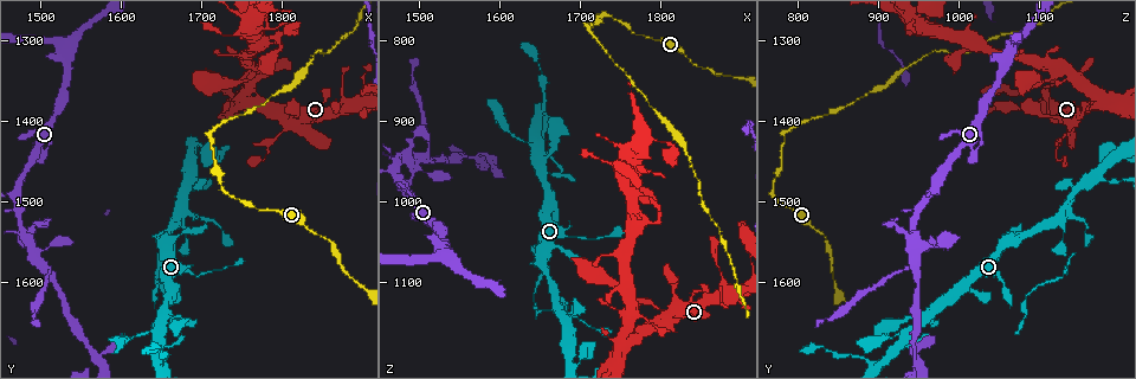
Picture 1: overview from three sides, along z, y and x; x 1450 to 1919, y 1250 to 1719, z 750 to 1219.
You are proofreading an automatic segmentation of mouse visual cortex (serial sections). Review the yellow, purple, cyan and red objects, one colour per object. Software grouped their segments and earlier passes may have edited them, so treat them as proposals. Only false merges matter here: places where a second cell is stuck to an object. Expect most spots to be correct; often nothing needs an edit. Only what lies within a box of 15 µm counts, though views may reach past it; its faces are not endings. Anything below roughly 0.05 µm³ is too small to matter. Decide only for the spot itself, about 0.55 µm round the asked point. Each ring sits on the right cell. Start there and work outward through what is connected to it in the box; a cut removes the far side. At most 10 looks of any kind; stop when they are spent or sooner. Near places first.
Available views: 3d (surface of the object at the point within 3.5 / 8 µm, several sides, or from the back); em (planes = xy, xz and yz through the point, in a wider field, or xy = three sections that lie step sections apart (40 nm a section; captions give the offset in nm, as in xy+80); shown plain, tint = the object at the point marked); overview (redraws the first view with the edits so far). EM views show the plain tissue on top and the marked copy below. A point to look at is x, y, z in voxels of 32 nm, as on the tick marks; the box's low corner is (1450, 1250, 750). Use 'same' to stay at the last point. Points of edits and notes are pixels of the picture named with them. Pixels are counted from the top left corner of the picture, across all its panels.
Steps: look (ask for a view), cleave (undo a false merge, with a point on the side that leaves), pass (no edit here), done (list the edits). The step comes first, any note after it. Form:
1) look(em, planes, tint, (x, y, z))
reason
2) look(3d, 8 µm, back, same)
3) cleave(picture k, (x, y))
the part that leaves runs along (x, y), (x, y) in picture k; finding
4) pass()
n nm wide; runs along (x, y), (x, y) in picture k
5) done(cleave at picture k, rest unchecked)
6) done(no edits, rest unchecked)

look(3d, 3.5 µm, (1855, 1550, 835))
thin neck

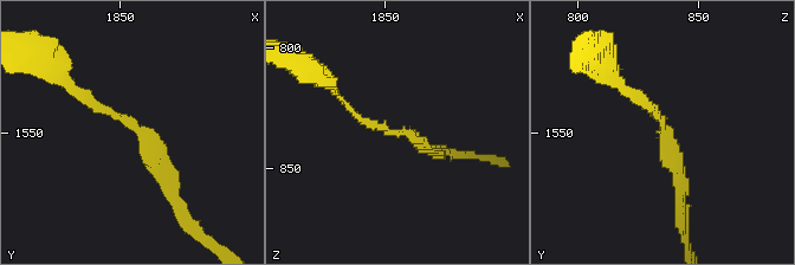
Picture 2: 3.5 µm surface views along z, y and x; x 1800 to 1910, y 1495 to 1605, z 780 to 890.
look(em, xy, step 1, tint, (1855, 1547, 835))
arms of 100, 200 nm

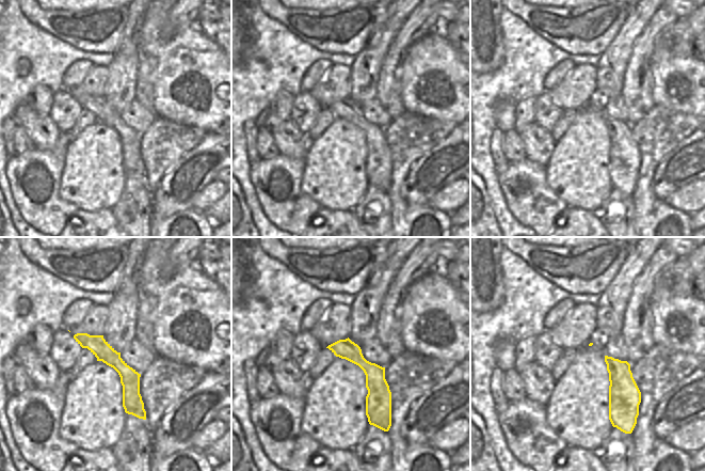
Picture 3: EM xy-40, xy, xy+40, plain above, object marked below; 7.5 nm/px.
pass()
runs along (76, 90), (148, 137), (170, 188) in picture 2; all the same cell

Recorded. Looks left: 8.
look(3d, 8 µm, back, (1670, 1520, 1120))
thin neck

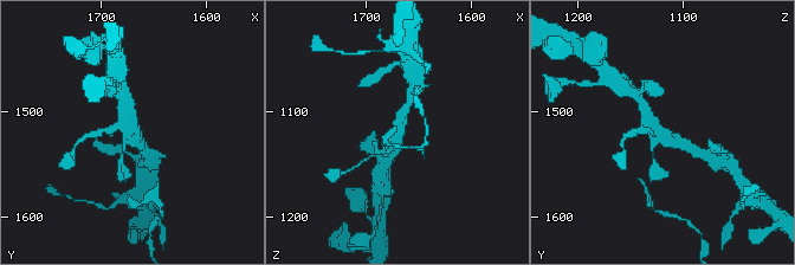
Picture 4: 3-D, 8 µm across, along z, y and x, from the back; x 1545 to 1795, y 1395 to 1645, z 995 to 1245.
look(3d, 3.5 µm, (1670, 1526, 1120))

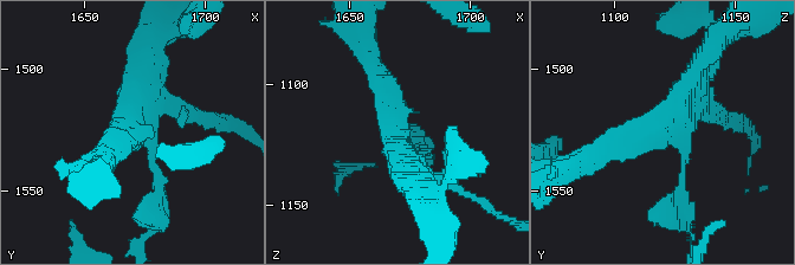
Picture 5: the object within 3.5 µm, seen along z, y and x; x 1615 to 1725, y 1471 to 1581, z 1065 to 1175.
look(em, xy, step 3, tint, (1669, 1523, 1120))
4 arms; arms of 100, 250, 300, 300 nm; shape alone is not enough

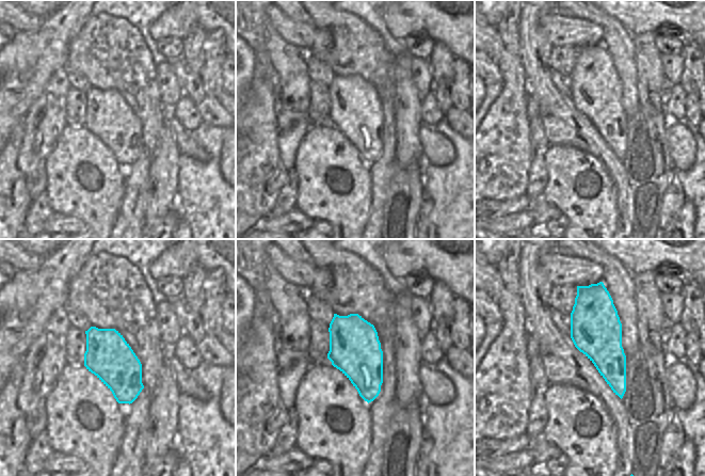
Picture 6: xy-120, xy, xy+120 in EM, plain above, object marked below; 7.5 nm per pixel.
pass()
runs along (596, 155), (658, 130), (700, 62) in picture 5; all the same cell

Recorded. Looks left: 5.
look(em, xy, step 3, tint, (1495, 1525, 915))
sharp bend

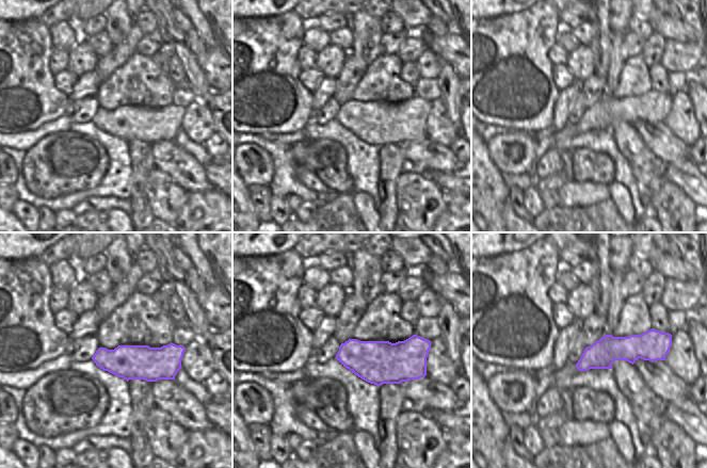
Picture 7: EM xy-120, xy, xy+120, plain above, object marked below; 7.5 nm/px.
look(3d, 3.5 µm, same)

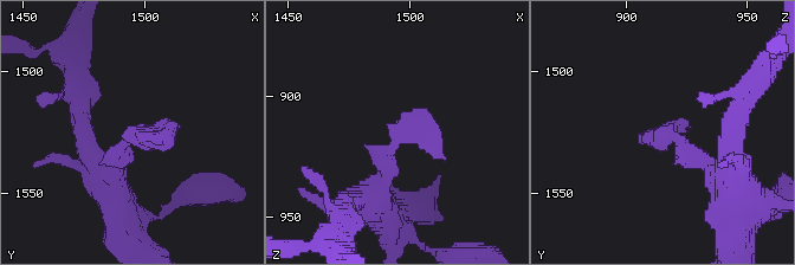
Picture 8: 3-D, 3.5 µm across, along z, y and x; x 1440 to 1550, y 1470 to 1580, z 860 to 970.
pass()
runs along (181, 349), (166, 359), (96, 359) in picture 7; all the same cell

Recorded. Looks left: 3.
look(3d, 8 µm, back, (1505, 1580, 945))
two arms in line, one across

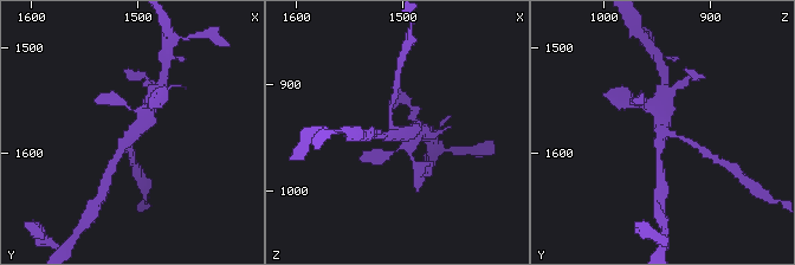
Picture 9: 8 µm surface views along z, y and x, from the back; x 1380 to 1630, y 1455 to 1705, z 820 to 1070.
look(em, xy, step 2, tint, (1504, 1582, 946))
3 arms; arms of 150, 200, 400 nm; now the EM

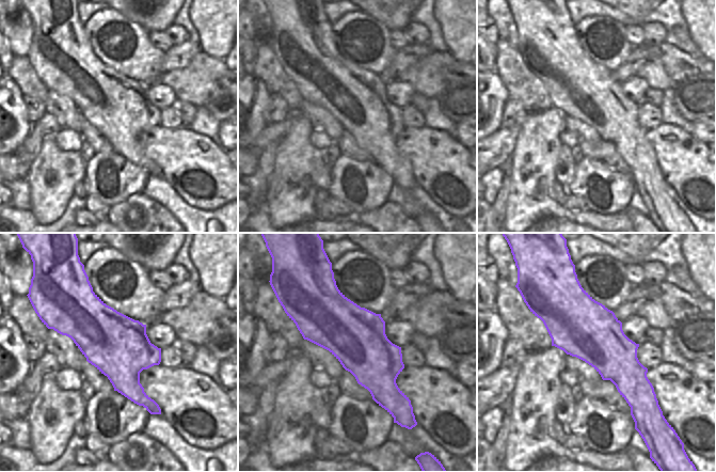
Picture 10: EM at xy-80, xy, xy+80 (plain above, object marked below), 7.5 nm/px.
pass()
440 nm wide; runs along (150, 104), (115, 161) in picture 9; all the same cell

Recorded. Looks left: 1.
done(no edits, rest unchecked)

